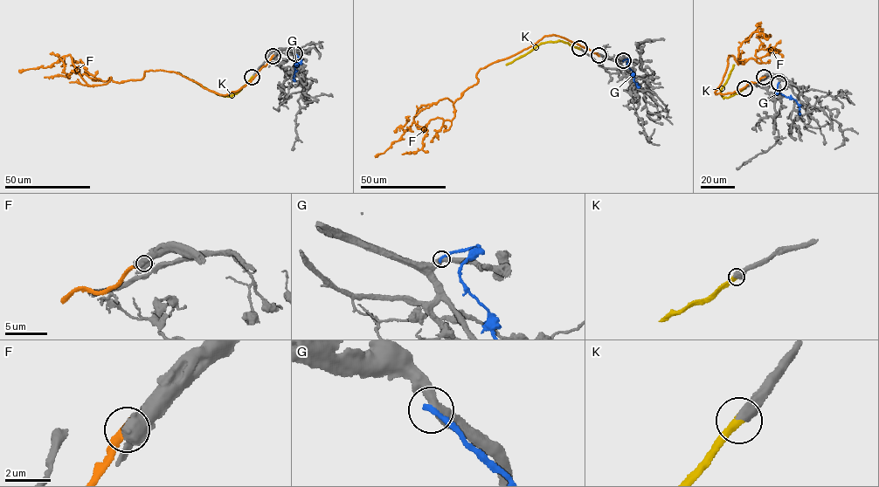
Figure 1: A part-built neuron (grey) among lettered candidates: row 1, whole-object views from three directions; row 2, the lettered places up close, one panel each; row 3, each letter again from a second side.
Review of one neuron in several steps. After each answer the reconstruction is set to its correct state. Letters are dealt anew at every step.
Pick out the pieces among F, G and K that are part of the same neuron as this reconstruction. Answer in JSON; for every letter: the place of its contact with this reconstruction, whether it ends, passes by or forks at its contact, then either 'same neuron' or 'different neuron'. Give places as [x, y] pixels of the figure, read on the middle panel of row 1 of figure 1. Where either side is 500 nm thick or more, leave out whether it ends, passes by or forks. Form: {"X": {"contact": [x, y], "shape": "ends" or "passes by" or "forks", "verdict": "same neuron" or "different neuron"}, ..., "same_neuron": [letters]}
{"F": {"contact": [598, 55], "verdict": "different neuron"}, "G": {"contact": [623, 60], "shape": "ends", "verdict": "different neuron"}, "K": {"contact": [579, 48], "verdict": "same neuron"}, "same_neuron": ["K"]}

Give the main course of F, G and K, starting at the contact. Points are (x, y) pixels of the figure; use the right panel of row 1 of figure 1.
F: (764, 77), (715, 92), (729, 55), (743, 64), (744, 41), (759, 28), (770, 36)
G: (778, 83), (777, 92), (797, 101), (799, 115)
K: (744, 88), (727, 98), (722, 96), (722, 88), (734, 65)

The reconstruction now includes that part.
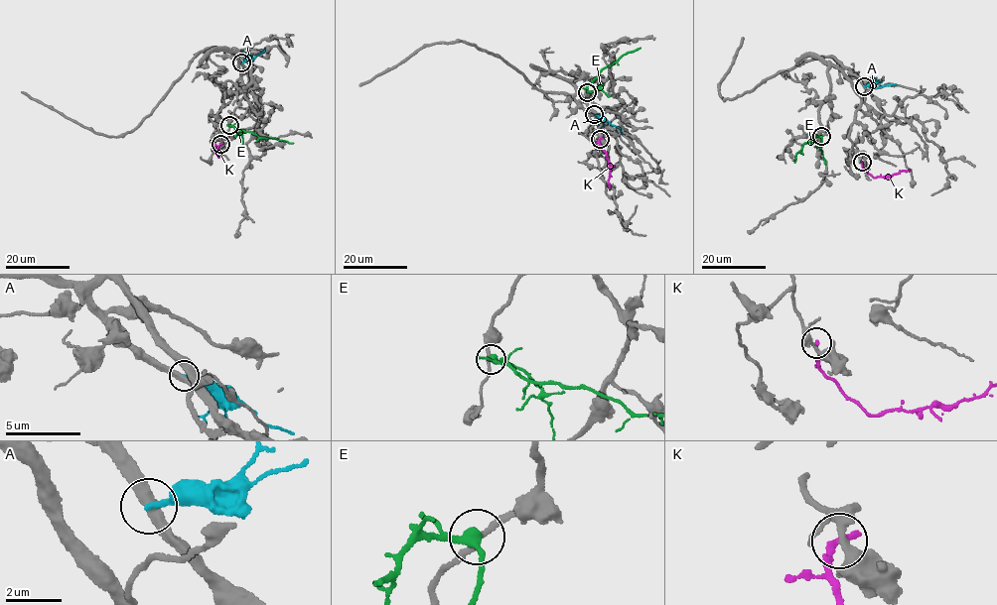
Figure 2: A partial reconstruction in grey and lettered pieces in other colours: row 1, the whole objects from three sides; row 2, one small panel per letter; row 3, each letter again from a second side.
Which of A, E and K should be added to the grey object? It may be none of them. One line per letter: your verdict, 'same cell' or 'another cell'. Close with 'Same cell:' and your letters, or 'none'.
A: another cell
E: another cell
K: another cell
Same cell: none

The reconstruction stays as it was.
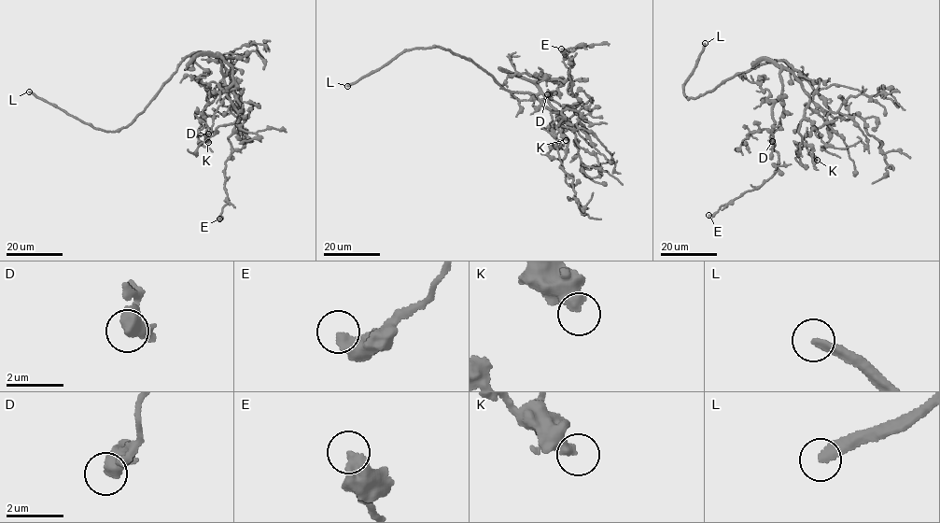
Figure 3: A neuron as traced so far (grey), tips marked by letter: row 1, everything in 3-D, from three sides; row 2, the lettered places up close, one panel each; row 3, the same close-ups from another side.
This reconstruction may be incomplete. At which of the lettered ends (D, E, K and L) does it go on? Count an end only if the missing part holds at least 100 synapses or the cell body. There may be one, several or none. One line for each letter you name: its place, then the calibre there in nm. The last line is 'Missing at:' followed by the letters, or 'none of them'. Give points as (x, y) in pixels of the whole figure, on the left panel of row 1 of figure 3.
L: (29, 91) | 280 nm
Missing at: L

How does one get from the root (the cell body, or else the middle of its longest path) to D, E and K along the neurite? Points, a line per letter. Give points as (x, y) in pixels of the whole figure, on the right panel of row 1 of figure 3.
D: (783, 61), (792, 70), (783, 68), (780, 74), (783, 111), (780, 126), (770, 134), (772, 141)
E: (783, 61), (792, 70), (782, 70), (782, 92), (772, 108), (776, 172), (708, 215)
K: (783, 61), (809, 97), (799, 131), (802, 142), (793, 142), (801, 147), (806, 144), (817, 160)

